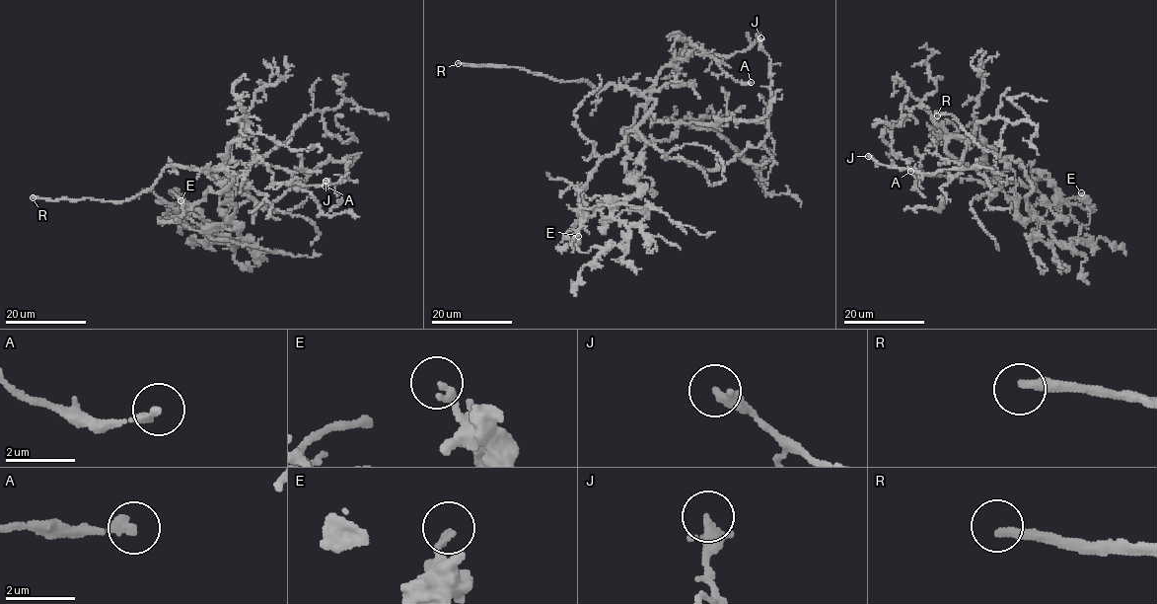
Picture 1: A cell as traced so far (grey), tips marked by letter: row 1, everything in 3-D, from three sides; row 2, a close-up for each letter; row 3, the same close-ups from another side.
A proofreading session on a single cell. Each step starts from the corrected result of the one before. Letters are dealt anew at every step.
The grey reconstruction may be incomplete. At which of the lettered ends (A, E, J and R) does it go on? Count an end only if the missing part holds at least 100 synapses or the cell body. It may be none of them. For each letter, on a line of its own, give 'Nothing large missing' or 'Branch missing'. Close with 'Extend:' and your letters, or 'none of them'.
A: Nothing large missing
E: Nothing large missing
J: Nothing large missing
R: Branch missing
Extend: R

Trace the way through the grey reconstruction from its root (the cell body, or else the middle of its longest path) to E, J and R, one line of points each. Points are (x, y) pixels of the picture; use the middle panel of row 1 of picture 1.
E: (650, 99), (622, 130), (635, 165), (626, 179), (639, 188), (612, 214), (628, 233), (587, 252), (578, 236)
J: (650, 99), (655, 106), (637, 126), (649, 143), (706, 170), (723, 166), (768, 133), (770, 59), (760, 37)
R: (650, 99), (635, 90), (614, 84), (596, 89), (585, 81), (566, 82), (518, 68), (458, 63)

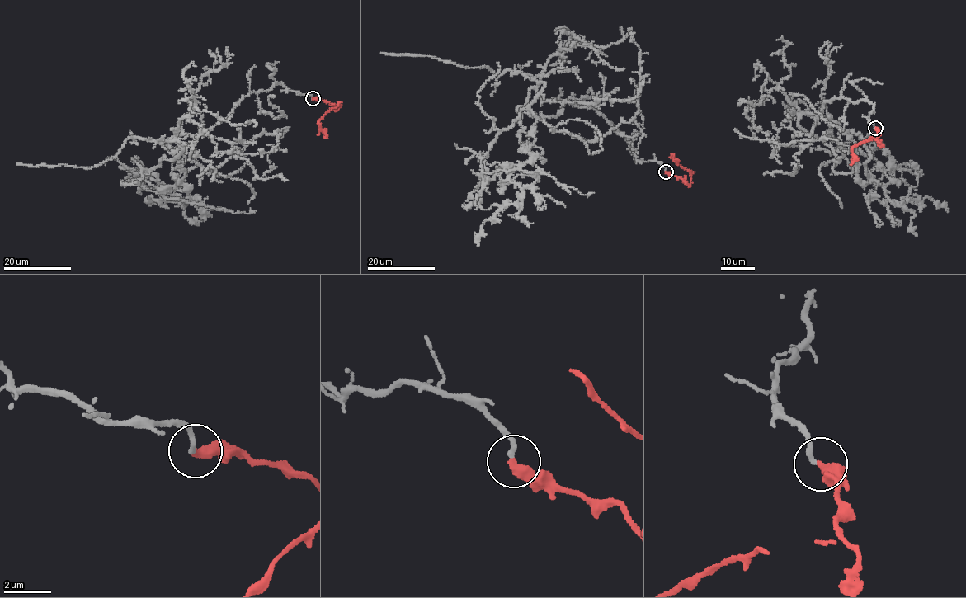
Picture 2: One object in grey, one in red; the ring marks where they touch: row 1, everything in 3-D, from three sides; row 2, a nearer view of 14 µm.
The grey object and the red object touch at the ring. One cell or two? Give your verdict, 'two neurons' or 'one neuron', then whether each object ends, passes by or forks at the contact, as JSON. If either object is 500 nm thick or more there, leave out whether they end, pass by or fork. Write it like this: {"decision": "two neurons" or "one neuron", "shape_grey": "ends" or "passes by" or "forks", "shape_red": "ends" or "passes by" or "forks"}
{"decision": "one neuron", "shape_grey": "ends", "shape_red": "ends"}

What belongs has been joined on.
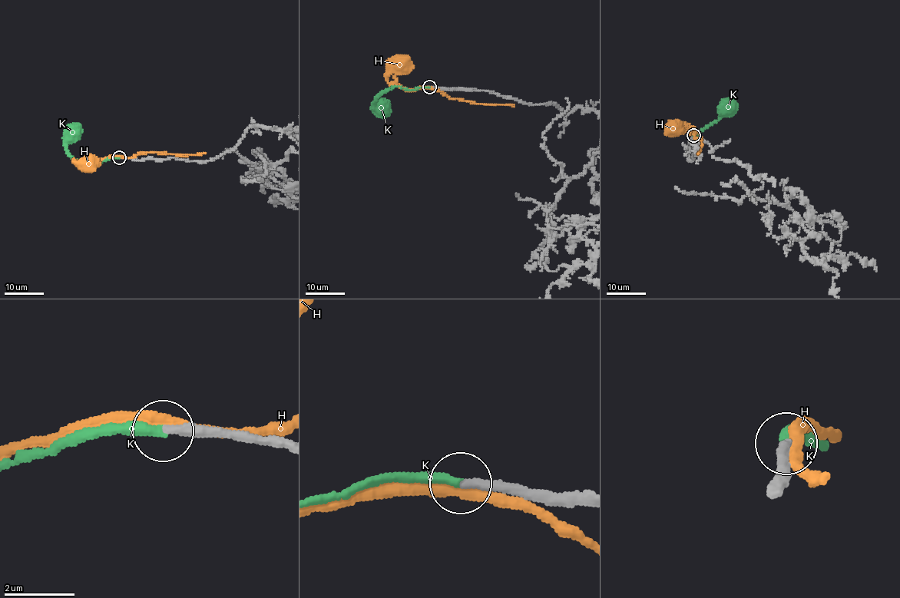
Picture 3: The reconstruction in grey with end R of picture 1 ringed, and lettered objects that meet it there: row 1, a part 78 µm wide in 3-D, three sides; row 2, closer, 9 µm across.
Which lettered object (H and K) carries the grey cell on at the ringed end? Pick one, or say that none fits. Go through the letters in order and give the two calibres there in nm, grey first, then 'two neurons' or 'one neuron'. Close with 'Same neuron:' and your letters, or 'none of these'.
H: 400 nm thick on the grey side, 280 nm on the other; two neurons
K: 300 nm thick on the grey side, 240 nm on the other; one neuron
Same neuron: K

